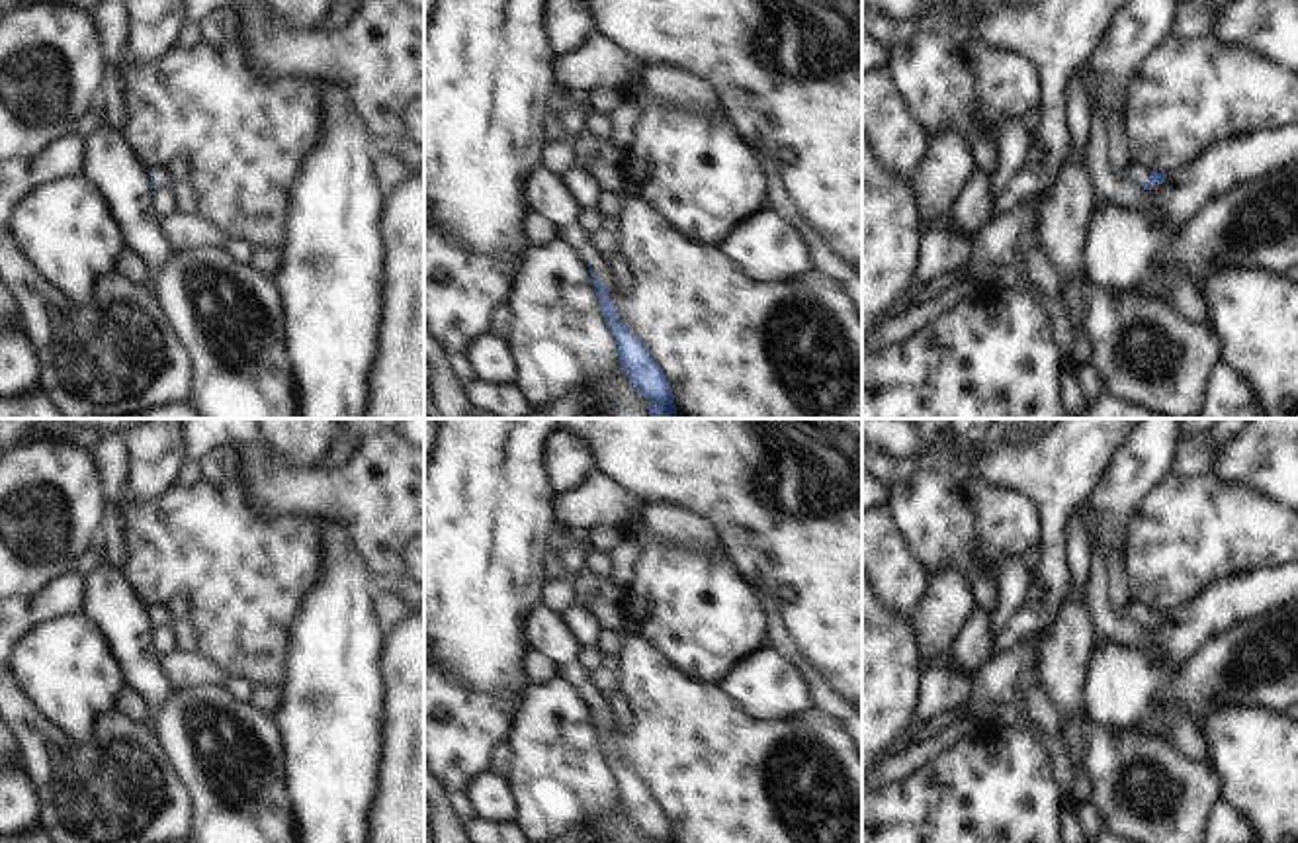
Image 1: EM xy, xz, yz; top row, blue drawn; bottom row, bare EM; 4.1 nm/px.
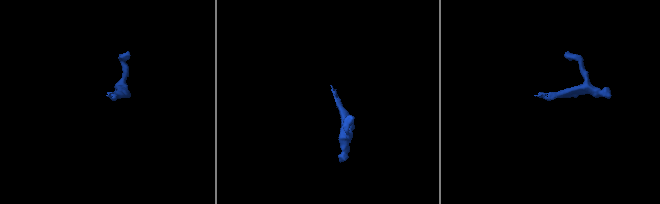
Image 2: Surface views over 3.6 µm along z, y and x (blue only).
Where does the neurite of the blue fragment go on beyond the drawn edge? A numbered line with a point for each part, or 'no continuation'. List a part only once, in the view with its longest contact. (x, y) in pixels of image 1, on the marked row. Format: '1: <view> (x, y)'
1: xz (550, 194).

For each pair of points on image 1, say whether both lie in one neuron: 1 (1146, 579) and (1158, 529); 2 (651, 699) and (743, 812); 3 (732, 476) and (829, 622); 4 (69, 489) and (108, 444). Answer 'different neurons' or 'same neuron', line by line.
1: same neuron
2: same neuron
3: same neuron
4: different neurons

